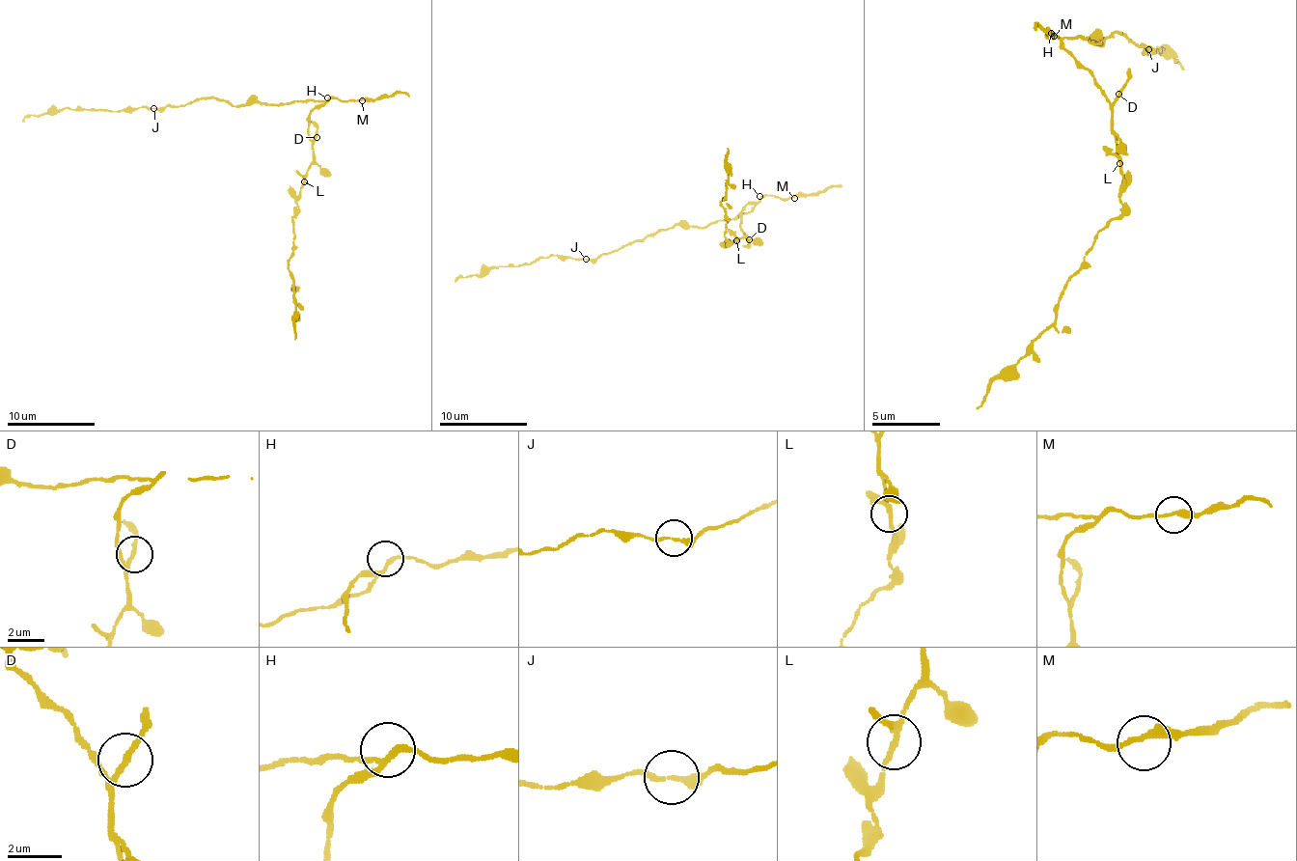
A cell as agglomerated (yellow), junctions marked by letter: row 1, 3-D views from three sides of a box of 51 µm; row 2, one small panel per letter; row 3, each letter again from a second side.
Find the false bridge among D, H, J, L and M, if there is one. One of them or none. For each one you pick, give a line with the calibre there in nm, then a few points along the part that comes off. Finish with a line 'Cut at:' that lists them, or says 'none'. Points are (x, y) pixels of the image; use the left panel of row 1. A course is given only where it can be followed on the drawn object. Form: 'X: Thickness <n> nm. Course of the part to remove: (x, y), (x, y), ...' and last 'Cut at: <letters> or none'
Cut at: none

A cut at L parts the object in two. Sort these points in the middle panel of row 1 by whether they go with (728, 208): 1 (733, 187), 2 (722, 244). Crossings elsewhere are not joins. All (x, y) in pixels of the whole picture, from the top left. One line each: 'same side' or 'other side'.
1: same side
2: same side

